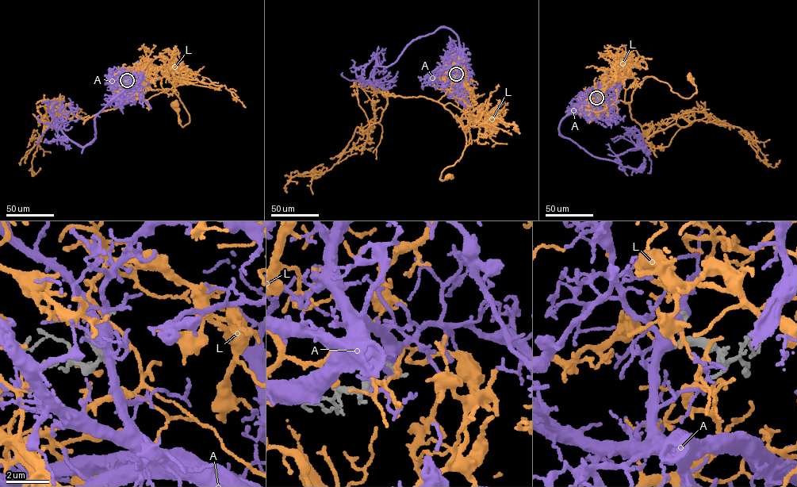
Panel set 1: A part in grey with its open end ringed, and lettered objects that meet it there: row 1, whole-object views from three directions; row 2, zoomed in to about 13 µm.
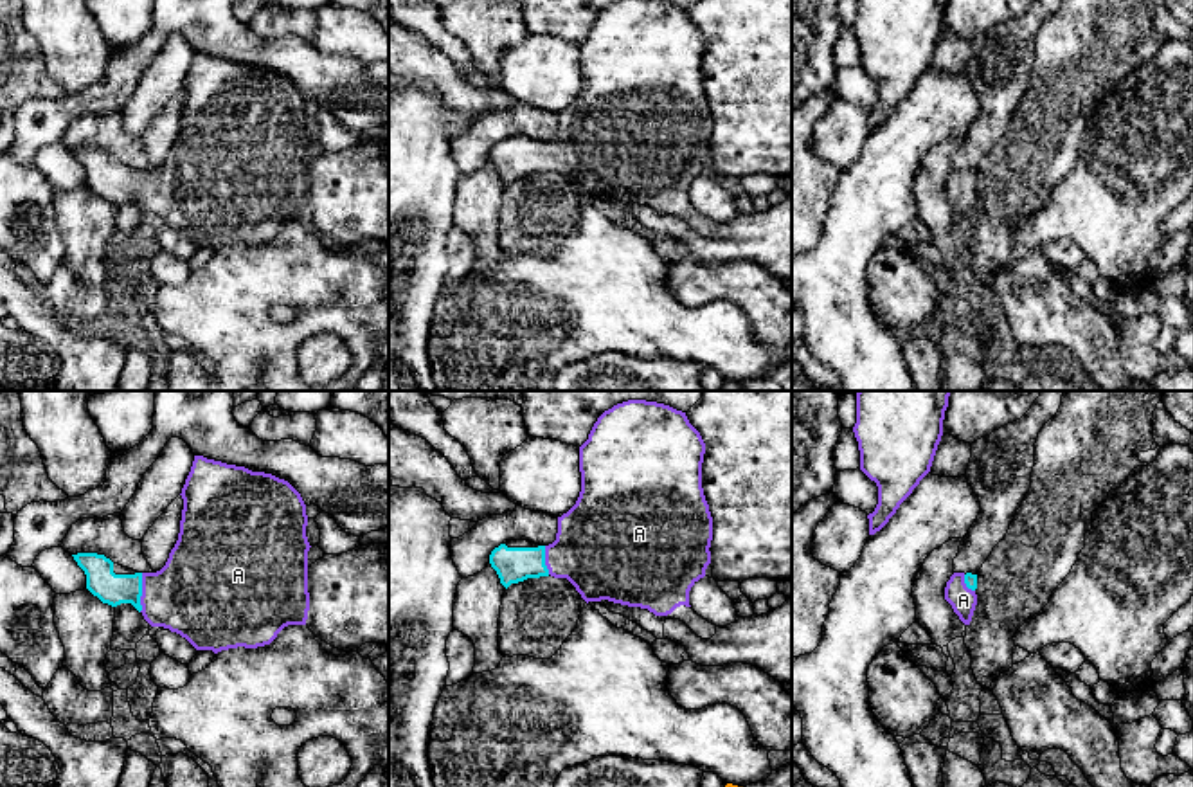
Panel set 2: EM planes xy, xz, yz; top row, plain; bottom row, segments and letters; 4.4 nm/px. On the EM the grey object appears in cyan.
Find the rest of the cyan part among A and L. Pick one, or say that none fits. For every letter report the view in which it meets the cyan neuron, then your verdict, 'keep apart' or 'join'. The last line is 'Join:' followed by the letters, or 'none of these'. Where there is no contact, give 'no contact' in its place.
A: xy | join
L: no contact | keep apart
Join: A

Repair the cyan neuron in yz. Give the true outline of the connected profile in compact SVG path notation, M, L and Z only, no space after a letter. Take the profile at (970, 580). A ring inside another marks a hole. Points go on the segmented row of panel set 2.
M954 573L945 587L945 600L964 625L970 625L977 605L977 574Z

